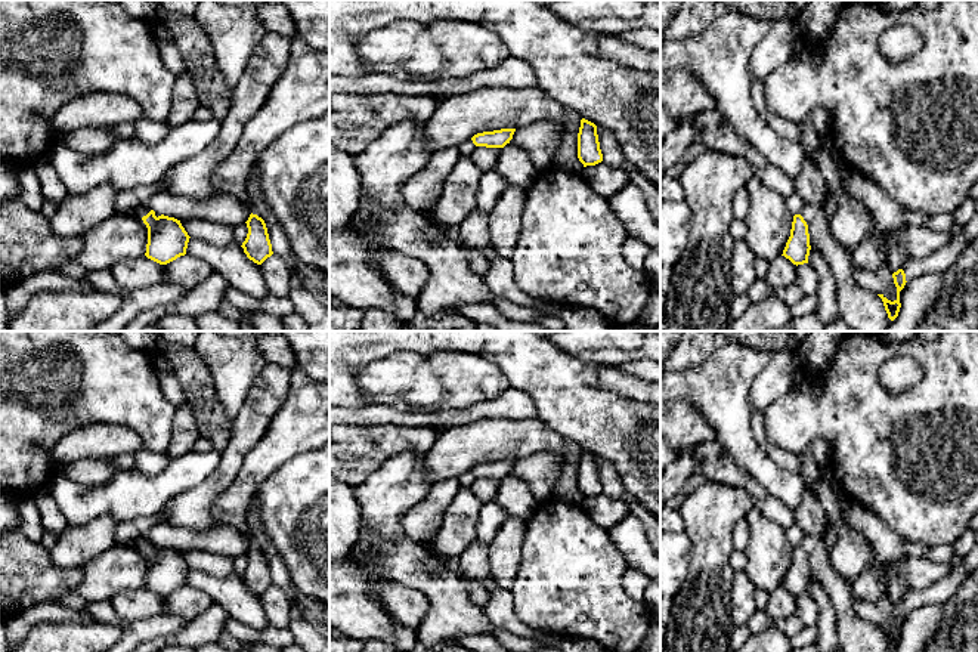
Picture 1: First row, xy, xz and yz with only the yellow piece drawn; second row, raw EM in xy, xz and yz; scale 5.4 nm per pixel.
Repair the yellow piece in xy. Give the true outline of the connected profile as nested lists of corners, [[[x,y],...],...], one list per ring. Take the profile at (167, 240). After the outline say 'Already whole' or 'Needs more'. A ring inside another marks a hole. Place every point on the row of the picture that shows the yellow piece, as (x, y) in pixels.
[[[139,204],[133,208],[148,228],[148,244],[145,256],[160,265],[167,265],[186,254],[189,235],[180,220],[168,216],[155,216],[154,210]]]. Needs more

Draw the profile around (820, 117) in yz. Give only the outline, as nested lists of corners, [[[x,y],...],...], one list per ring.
[[[815,108],[808,114],[808,118],[811,120],[811,123],[820,137],[830,136],[833,120],[827,109]]]

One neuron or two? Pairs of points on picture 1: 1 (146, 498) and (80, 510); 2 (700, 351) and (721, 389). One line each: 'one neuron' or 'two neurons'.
1: one neuron
2: two neurons

